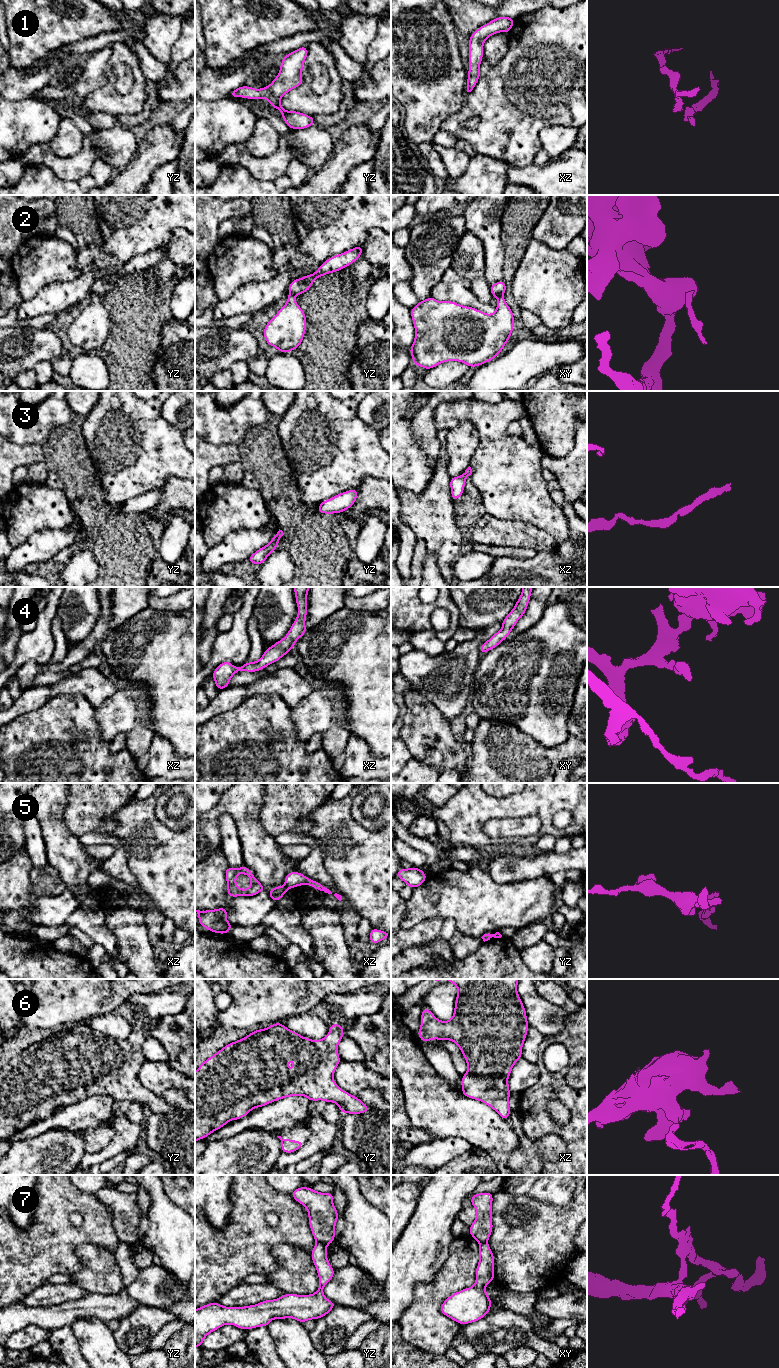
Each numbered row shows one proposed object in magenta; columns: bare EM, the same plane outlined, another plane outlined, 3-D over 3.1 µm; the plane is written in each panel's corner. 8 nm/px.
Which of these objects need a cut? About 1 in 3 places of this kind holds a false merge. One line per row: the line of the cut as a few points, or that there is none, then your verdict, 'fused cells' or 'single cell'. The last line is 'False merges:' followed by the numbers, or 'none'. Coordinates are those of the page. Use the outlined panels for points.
1: no cut | single cell
2: xy (502, 295), (498, 299) | fused cells
3: no cut | single cell
4: no cut | single cell
5: xz (285, 885), (288, 888) | fused cells
6: no cut | single cell
7: yz (316, 1241), (323, 1242), (326, 1245) | fused cells
False merges: 2, 5, 7

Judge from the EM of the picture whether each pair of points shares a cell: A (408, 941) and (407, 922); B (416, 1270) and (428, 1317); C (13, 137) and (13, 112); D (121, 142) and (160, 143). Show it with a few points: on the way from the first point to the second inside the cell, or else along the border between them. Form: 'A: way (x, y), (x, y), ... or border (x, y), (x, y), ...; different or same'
A: border (419, 923), (409, 929), (401, 927); different
B: border (439, 1269), (431, 1280), (415, 1286), (410, 1304); different
C: way (13, 131), (13, 118); same
D: border (139, 145), (136, 155), (126, 165); different

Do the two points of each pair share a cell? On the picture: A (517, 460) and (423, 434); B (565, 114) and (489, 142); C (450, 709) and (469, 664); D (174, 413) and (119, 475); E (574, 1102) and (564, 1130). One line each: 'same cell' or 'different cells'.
A: different cells
B: same cell
C: same cell
D: different cells
E: same cell

